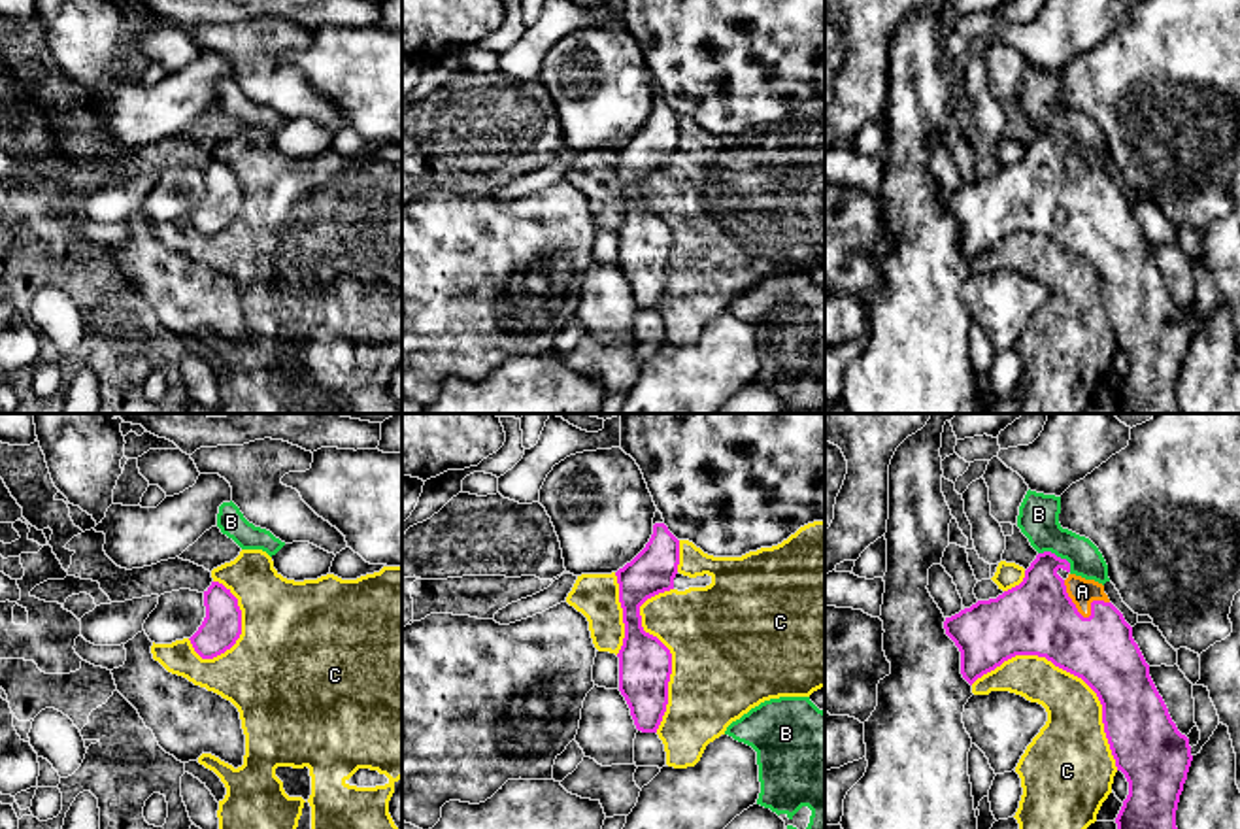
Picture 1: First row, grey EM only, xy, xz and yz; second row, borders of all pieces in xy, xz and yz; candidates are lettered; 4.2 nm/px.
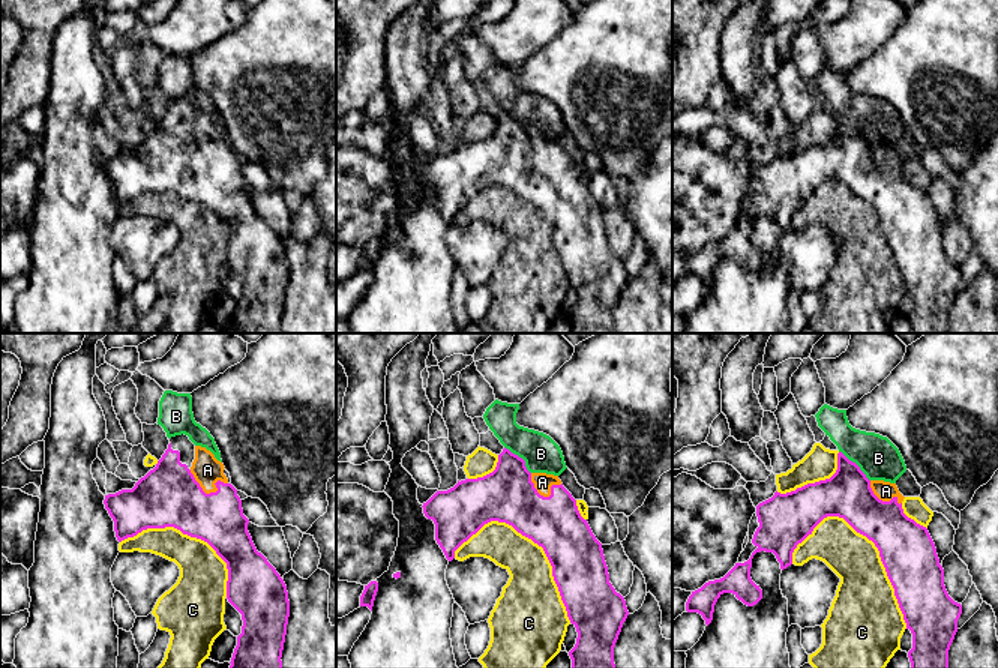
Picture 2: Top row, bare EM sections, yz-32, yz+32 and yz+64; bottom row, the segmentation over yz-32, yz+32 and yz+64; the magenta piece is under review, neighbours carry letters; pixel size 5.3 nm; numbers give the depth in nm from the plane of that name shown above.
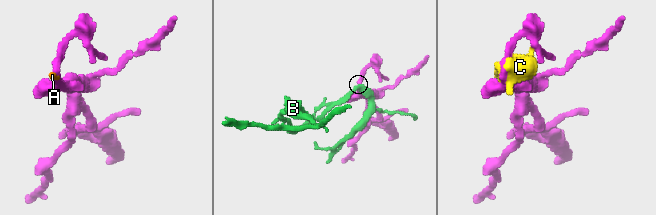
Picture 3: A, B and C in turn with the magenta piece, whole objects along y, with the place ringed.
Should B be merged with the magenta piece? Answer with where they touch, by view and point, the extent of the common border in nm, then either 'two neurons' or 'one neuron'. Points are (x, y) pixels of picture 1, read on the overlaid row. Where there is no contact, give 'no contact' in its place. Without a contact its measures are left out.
meets magenta in yz at (1055, 556); contact 170 nm long; two neurons

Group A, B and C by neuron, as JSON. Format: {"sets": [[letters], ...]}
{"sets": [["A"], ["B"], ["C"]]}

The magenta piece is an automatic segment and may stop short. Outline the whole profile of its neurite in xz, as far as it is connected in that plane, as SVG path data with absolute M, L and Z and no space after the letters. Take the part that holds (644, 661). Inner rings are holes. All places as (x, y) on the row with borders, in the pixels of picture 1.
M655 523L645 548L615 572L625 623L617 653L619 691L642 733L657 733L666 712L672 653L657 636L644 631L640 606L674 589L678 565L679 540L664 523Z

